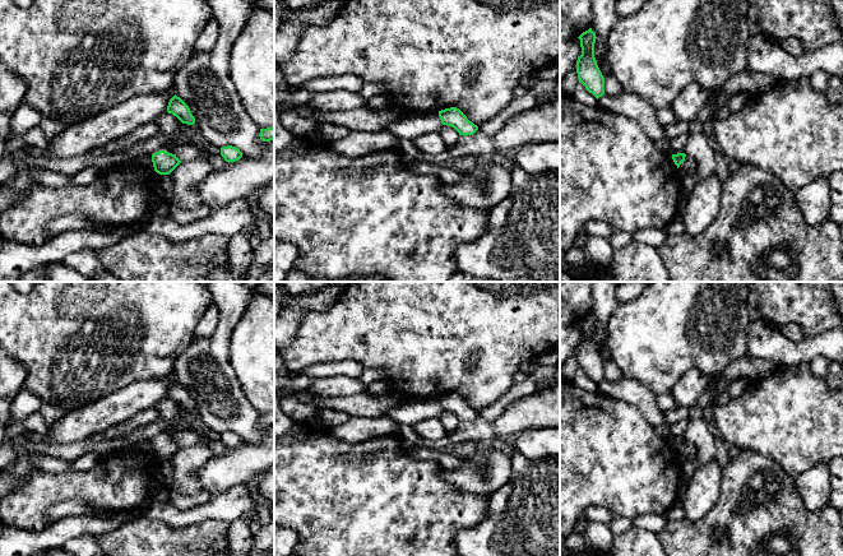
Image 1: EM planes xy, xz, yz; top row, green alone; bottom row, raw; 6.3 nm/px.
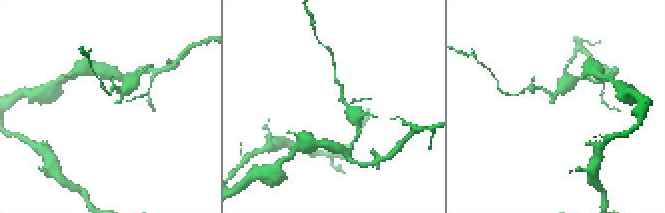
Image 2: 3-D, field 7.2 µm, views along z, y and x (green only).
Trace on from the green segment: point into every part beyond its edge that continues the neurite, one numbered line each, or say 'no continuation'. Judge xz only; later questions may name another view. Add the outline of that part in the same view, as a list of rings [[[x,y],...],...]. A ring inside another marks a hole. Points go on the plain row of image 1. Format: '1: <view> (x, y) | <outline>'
no continuation

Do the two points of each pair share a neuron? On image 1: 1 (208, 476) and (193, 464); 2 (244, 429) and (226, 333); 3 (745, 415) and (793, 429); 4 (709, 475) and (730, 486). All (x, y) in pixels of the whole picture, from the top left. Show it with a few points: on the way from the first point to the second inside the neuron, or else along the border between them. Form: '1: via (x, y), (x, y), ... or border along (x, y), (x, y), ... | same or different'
1: border along (216, 454), (199, 471), (200, 490) | different
2: via (234, 404), (234, 388), (221, 374), (221, 357) | same
3: via (756, 417), (782, 417) | same
4: border along (723, 469), (719, 496), (711, 509) | different

